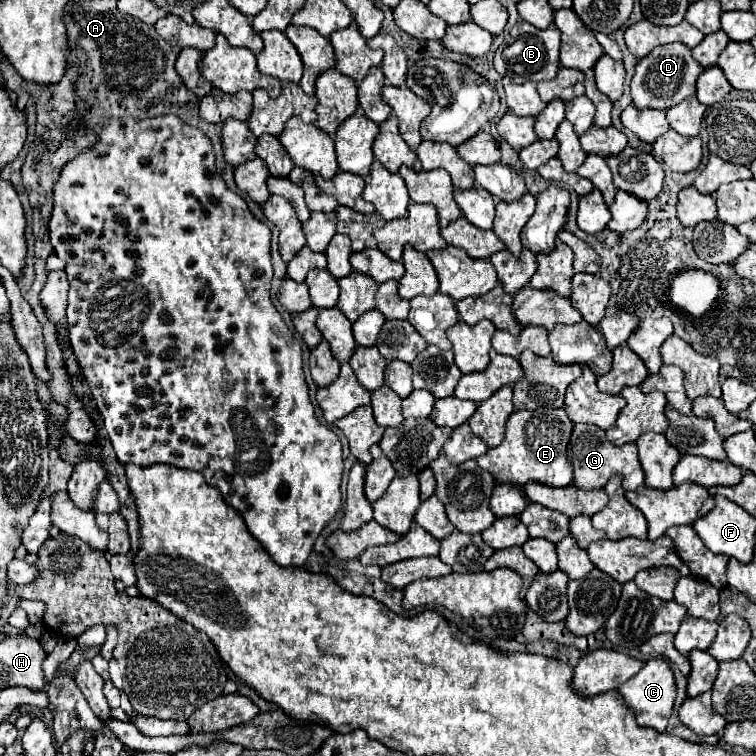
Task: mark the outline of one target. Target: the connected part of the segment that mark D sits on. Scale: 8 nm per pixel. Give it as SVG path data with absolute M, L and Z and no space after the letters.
M672 42L666 46L654 48L646 58L642 58L636 64L636 72L630 82L634 106L668 110L670 106L682 102L684 98L688 98L696 92L696 78L702 74L702 70L704 68L692 58L692 52L680 42Z

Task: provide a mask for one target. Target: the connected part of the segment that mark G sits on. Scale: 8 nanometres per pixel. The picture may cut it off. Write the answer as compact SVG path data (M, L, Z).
M574 424L570 442L568 442L568 462L574 466L574 478L572 484L582 490L598 490L604 488L610 476L620 474L622 476L622 488L624 490L636 490L644 484L644 470L638 462L638 450L634 444L614 446L608 442L606 432L594 424Z

